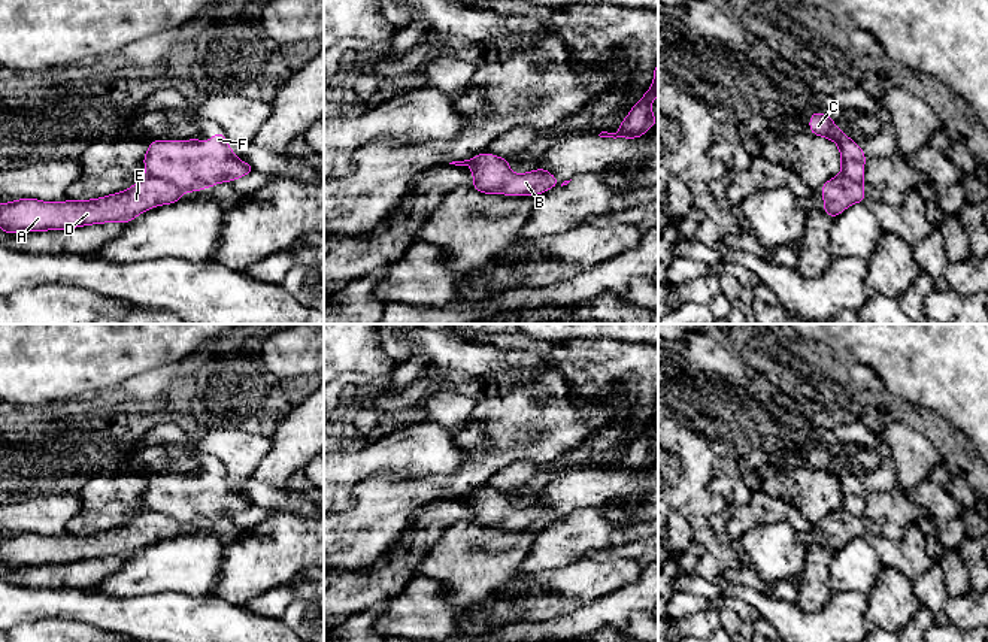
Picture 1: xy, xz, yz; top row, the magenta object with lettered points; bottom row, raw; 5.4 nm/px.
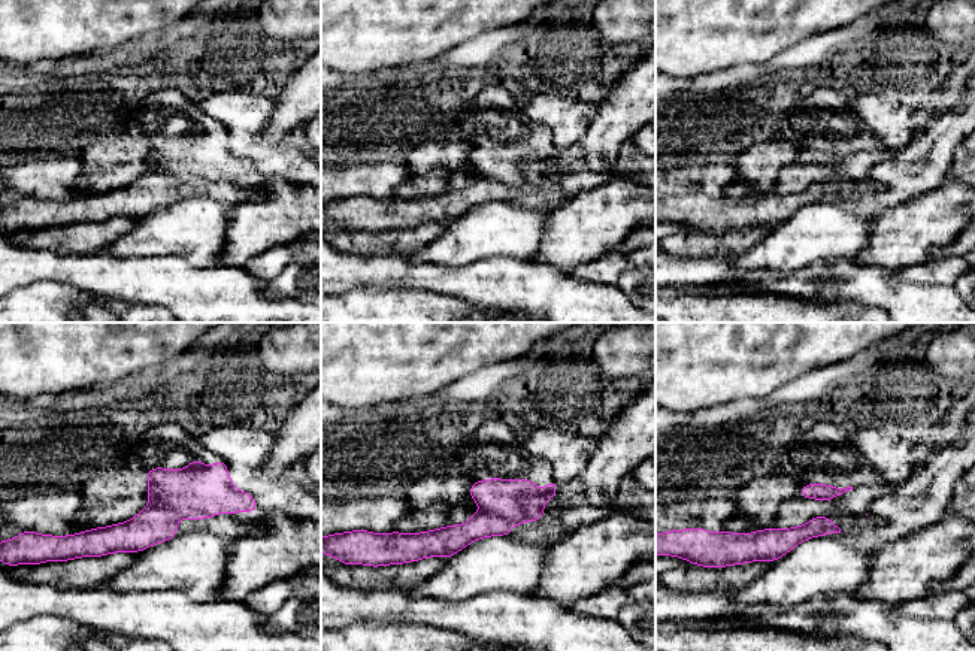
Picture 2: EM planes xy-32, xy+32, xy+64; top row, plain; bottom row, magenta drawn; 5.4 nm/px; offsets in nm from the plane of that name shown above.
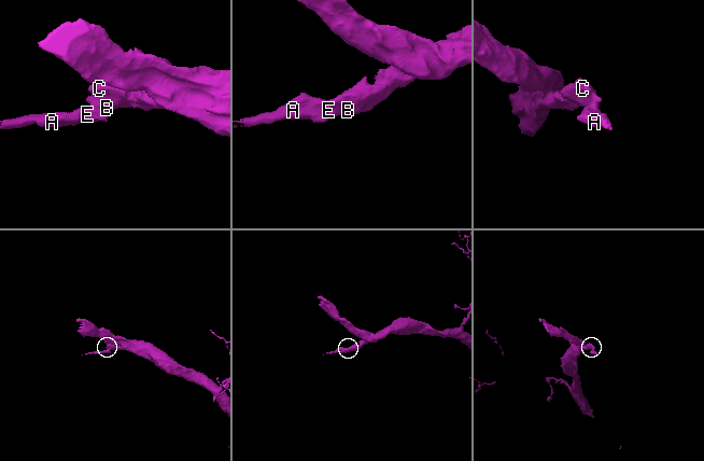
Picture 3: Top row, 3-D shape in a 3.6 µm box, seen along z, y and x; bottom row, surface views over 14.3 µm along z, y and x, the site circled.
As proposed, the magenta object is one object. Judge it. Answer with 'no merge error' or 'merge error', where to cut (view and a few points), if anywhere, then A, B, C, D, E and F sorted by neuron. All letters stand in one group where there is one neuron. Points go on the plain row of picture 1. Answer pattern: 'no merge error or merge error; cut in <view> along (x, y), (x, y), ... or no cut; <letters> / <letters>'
merge error; cut in xy along (147, 508), (169, 514), (182, 524); A D E / B C F

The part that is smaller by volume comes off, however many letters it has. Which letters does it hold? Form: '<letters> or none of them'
A, D, E

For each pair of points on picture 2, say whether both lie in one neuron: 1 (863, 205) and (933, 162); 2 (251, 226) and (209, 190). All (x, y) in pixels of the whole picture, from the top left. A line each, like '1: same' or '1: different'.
1: same
2: different

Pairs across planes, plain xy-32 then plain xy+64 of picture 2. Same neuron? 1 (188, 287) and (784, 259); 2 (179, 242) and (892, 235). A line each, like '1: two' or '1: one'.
1: two
2: two

